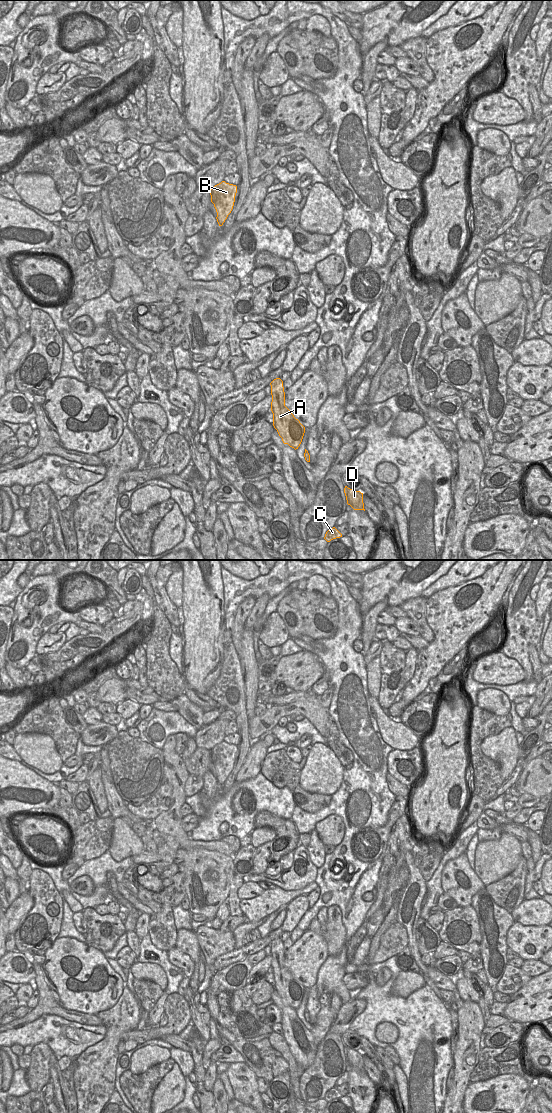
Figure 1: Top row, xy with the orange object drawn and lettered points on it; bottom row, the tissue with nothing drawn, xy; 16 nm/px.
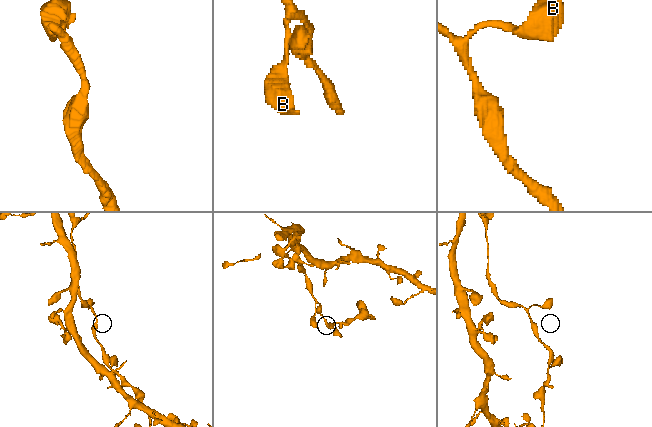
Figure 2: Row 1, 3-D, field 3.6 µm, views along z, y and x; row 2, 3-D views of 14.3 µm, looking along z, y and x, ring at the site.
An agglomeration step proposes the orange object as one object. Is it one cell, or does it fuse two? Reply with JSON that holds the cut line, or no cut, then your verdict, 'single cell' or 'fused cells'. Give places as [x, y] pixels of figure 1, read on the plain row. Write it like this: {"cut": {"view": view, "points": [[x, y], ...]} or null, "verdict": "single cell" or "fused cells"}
{"cut": null, "verdict": "single cell"}

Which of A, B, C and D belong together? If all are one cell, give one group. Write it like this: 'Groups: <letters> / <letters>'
Groups: A B C D

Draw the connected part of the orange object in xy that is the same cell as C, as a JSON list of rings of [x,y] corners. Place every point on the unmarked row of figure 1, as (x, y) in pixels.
[[[333,1087],[326,1092],[324,1099],[327,1102],[330,1102],[331,1100],[340,1098],[340,1097],[342,1097],[342,1094],[335,1087]]]

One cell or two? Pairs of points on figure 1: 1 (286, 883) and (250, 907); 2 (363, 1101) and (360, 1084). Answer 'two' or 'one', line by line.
1: two
2: one

